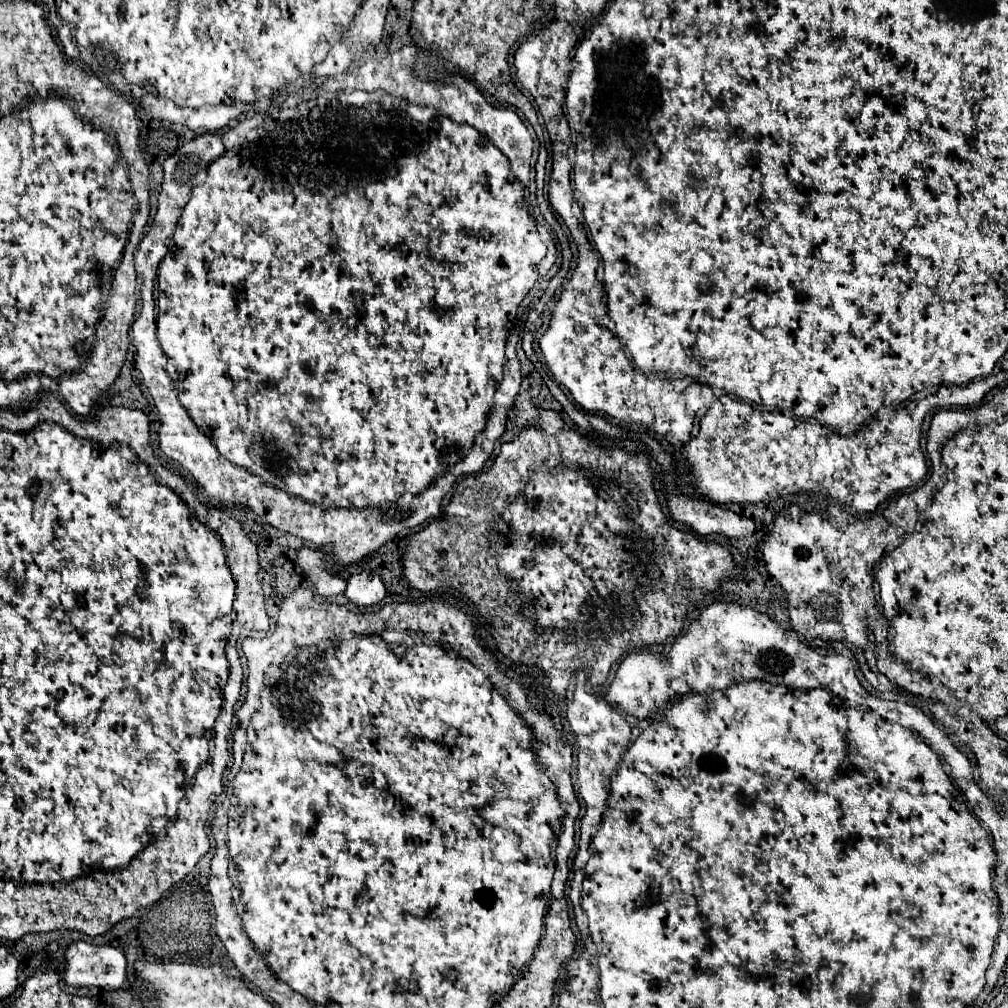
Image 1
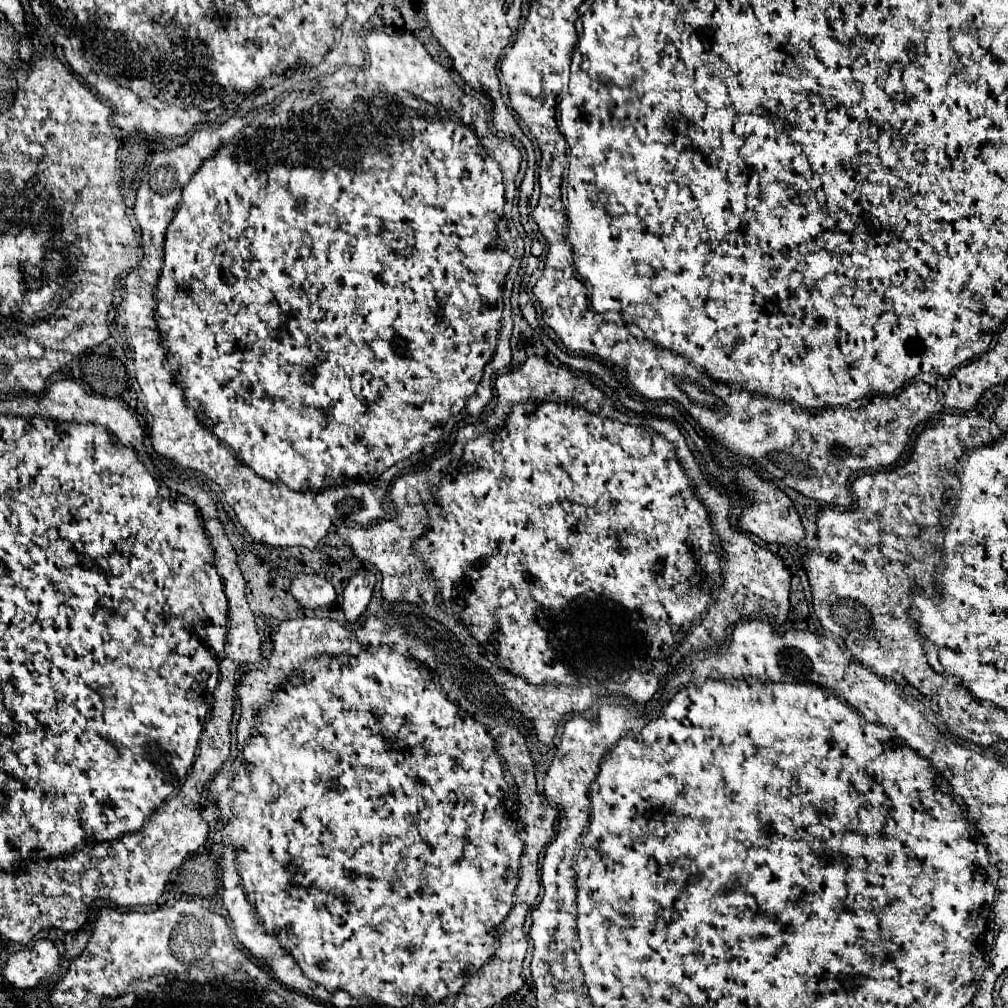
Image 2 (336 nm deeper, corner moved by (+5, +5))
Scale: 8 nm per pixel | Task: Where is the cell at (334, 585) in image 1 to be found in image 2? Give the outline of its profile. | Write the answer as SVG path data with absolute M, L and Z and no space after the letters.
M299 574L291 582L291 594L305 606L305 608L321 608L331 606L335 602L335 588L329 580L317 574Z

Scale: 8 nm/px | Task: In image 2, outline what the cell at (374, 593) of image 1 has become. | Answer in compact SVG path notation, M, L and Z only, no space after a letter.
M361 570L349 580L343 592L343 612L347 622L355 622L367 610L367 604L371 602L373 596L373 588L375 588L373 572Z

